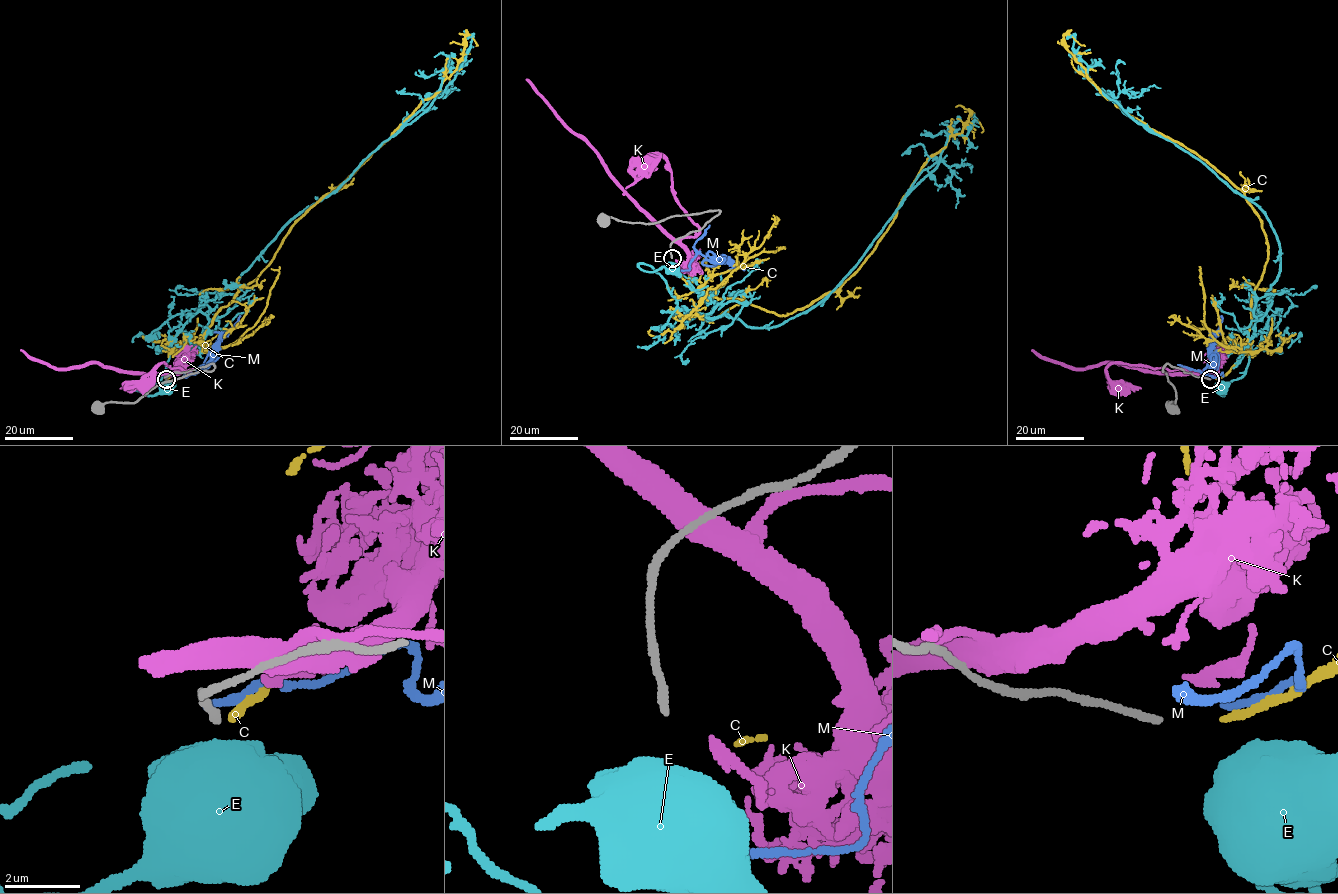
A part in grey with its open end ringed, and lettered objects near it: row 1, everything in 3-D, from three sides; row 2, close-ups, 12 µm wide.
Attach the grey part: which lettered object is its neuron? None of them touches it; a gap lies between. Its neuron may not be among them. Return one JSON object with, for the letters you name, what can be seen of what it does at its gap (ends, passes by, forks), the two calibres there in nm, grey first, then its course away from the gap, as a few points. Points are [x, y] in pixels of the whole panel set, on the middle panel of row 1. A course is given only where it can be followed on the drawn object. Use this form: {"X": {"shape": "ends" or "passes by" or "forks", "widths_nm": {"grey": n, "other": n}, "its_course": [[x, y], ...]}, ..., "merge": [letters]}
{"C": {"shape": "ends", "widths_nm": {"grey": 200, "other": 190}, "its_course": [[673, 263], [692, 290], [778, 315], [802, 309], [857, 270], [920, 168], [961, 132], [970, 111], [981, 132]]}, "merge": ["C"]}

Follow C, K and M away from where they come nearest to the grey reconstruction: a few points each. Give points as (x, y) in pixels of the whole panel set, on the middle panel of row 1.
C: (673, 263), (692, 290), (778, 315), (802, 309), (857, 270), (920, 168), (961, 132), (970, 111), (981, 132)
K: (675, 260), (686, 261), (680, 240), (694, 237), (698, 227), (673, 193), (665, 159), (660, 154), (649, 164)
M: (670, 263), (676, 270), (686, 271), (698, 253), (708, 260), (729, 260), (743, 270), (746, 267)

